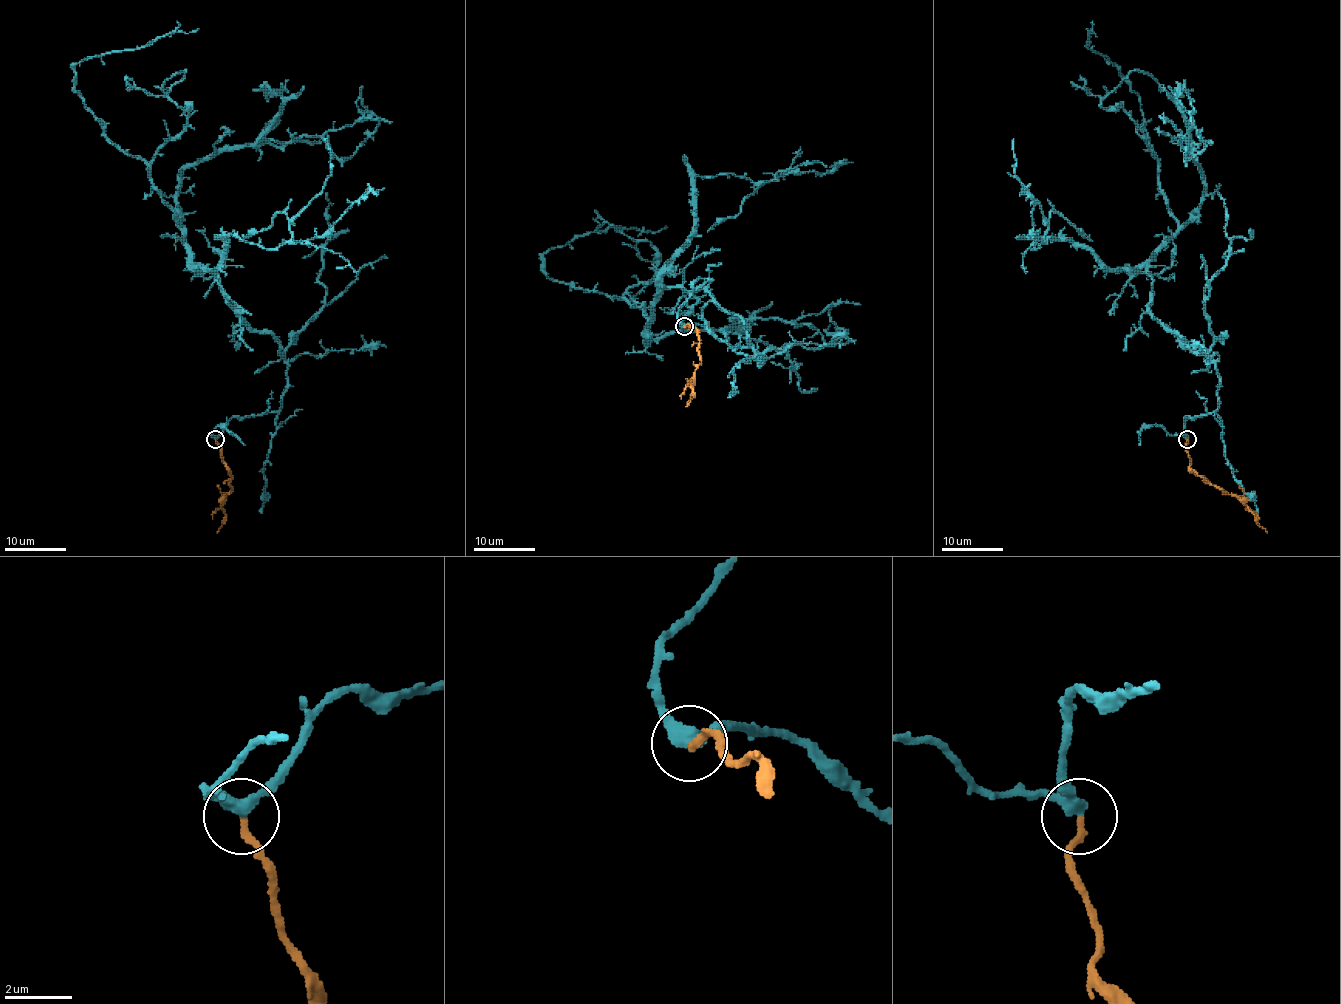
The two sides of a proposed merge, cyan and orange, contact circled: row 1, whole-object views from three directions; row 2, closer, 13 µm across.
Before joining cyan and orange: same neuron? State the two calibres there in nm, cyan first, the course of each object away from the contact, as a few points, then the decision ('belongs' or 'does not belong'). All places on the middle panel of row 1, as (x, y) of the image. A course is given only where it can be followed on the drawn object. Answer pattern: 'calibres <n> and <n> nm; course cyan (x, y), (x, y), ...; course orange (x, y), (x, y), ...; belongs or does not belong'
calibres 360 and 200 nm; course cyan (684, 326), (755, 358), (747, 326), (704, 289), (662, 287), (647, 317), (543, 270), (579, 236), (667, 227); course orange (684, 326), (695, 329), (700, 338), (701, 363), (690, 385), (693, 394), (686, 406); belongs

